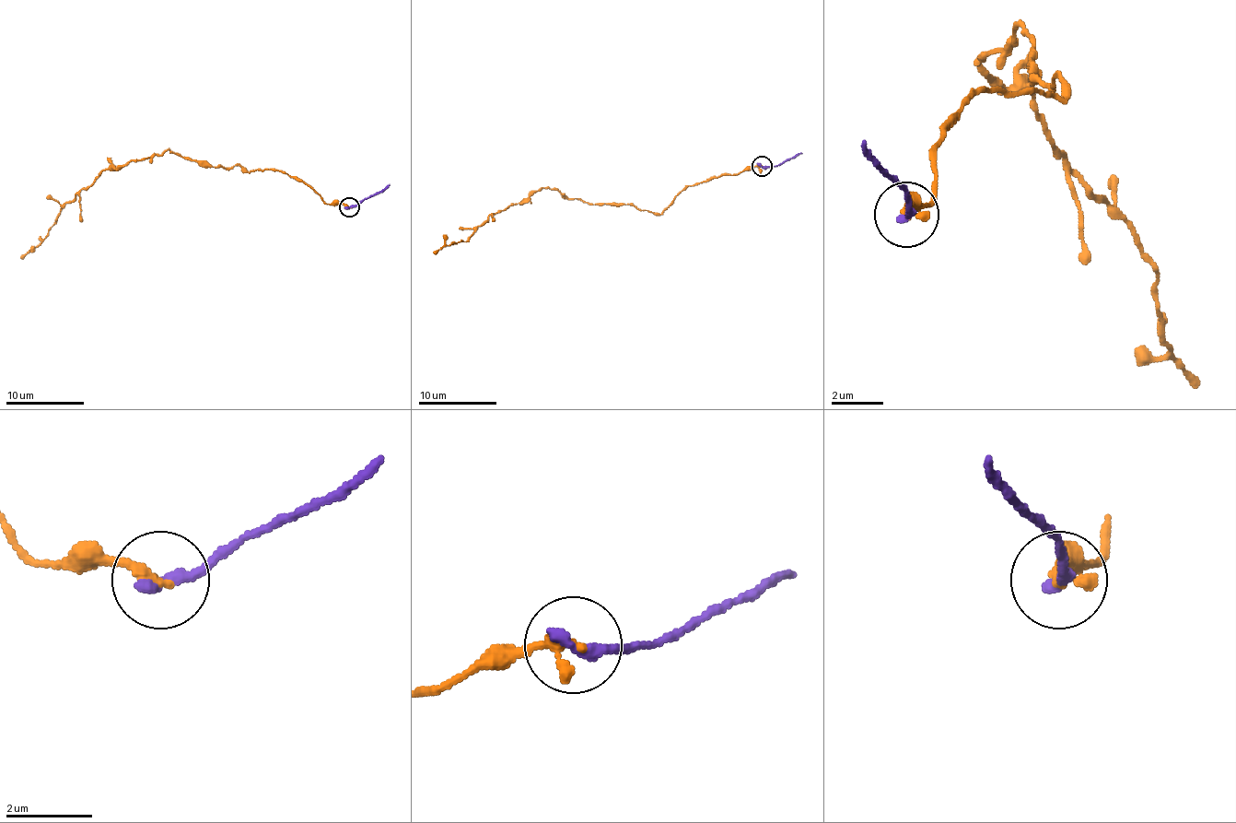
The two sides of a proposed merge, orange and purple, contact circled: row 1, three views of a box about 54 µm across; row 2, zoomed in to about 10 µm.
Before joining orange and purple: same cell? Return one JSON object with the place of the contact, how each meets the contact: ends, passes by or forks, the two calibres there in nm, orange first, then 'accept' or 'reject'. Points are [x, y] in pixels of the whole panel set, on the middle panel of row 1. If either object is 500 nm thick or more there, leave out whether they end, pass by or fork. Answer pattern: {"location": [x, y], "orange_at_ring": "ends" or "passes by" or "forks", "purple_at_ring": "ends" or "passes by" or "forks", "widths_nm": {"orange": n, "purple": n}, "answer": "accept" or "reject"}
{"location": [762, 166], "orange_at_ring": "ends", "purple_at_ring": "ends", "widths_nm": {"orange": 280, "purple": 340}, "answer": "accept"}

